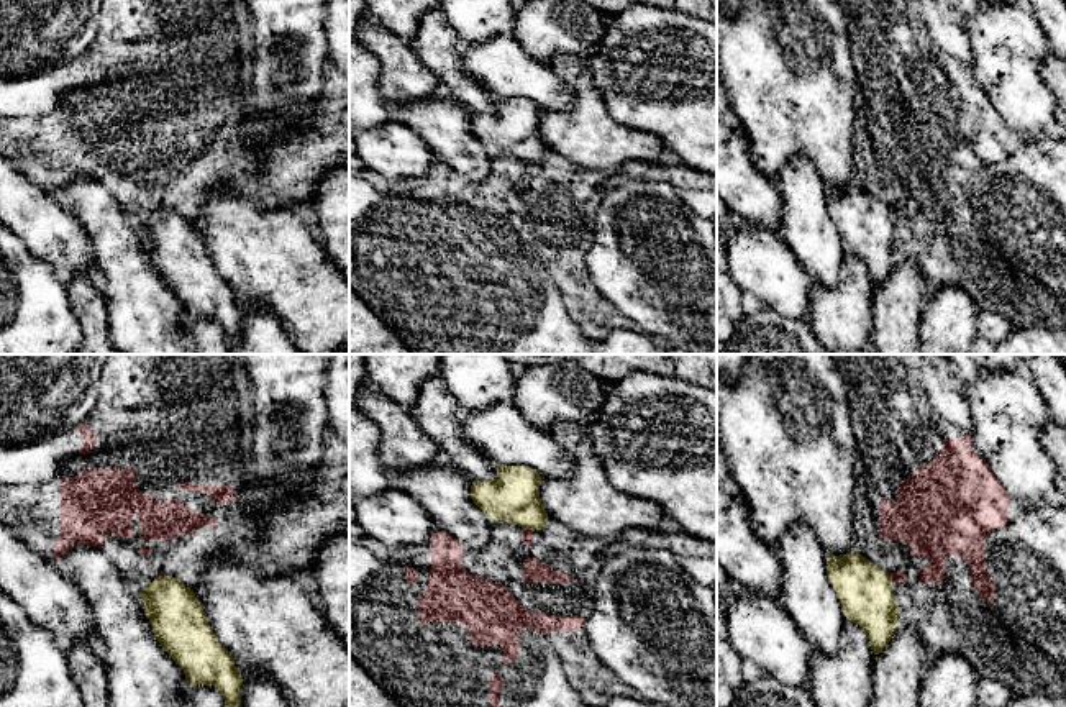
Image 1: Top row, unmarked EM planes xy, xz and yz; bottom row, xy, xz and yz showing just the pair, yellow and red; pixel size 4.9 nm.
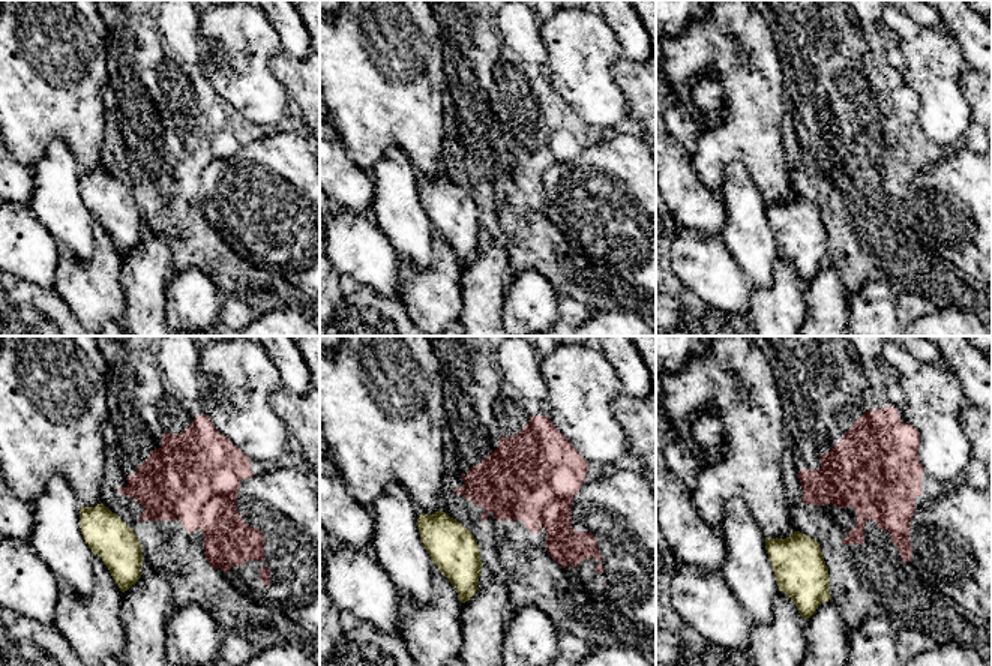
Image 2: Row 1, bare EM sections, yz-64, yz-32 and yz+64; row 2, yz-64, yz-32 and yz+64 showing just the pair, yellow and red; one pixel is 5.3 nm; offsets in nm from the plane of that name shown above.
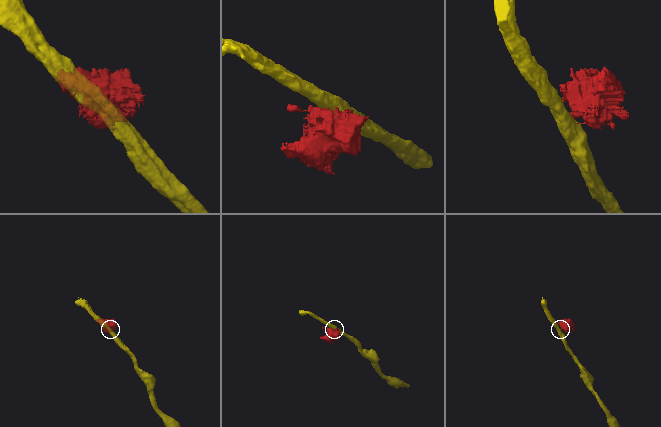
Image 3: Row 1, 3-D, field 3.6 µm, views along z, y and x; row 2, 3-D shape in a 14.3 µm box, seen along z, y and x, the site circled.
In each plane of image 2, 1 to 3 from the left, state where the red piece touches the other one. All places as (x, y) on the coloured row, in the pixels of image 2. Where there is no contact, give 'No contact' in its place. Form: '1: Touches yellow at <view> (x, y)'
1: No contact
2: No contact
3: No contact

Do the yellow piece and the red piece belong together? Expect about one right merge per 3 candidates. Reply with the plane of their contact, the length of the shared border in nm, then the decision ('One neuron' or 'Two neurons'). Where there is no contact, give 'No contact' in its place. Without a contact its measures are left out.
Touches yellow in yz. Shared border 80 nm. Two neurons

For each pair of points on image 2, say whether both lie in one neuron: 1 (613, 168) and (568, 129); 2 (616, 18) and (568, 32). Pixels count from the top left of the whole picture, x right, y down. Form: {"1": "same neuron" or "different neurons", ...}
{"1": "same neuron", "2": "different neurons"}

